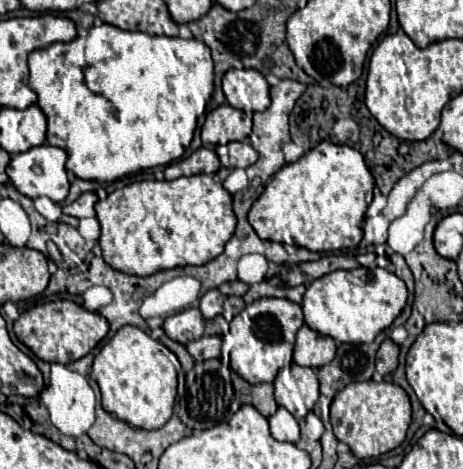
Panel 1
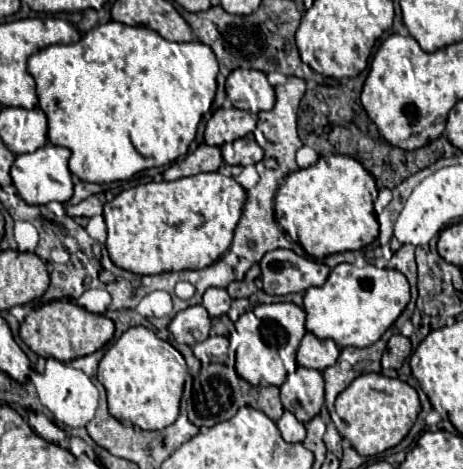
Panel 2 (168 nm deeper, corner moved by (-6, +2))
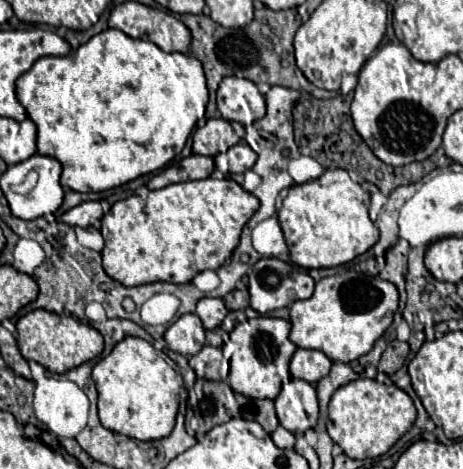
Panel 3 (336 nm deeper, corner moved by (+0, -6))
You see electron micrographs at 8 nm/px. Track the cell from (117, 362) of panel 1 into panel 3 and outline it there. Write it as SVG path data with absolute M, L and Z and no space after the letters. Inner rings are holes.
M135 336L123 338L109 356L95 364L93 382L99 392L99 418L107 430L135 440L159 440L171 434L179 410L183 378L168 357L147 340Z

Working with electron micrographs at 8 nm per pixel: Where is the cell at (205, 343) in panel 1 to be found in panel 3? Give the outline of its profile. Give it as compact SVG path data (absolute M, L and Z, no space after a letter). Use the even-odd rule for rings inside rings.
M205 346L199 354L189 358L189 366L193 368L195 374L199 378L205 380L220 381L222 376L219 372L223 354L221 348L213 348L213 346Z

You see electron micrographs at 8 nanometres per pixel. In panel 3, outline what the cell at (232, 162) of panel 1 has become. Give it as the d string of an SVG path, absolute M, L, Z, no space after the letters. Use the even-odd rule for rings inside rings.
M239 142L227 150L227 158L229 158L229 174L241 174L253 168L257 154L249 148L249 144Z

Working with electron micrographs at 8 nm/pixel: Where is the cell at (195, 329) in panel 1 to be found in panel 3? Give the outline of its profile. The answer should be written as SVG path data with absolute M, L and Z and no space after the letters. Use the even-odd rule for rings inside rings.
M183 314L179 320L175 320L167 332L165 332L167 346L189 358L195 356L205 346L205 328L197 314Z

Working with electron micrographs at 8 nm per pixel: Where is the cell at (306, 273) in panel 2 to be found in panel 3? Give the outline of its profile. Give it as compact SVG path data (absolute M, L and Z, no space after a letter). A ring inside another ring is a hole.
M261 258L253 268L249 268L247 278L249 278L251 308L257 310L259 314L267 314L267 312L273 312L277 308L291 306L297 300L311 298L313 286L315 286L315 282L313 282L313 278L309 276L307 270L297 268L297 266L283 262L279 258Z

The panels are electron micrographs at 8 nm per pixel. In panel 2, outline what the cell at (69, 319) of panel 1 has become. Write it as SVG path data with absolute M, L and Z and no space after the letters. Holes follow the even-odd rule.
M53 300L43 304L21 322L21 340L37 356L55 358L61 362L71 362L75 358L93 354L113 338L113 332L115 324L107 316L87 312L83 306L77 306L71 300Z

